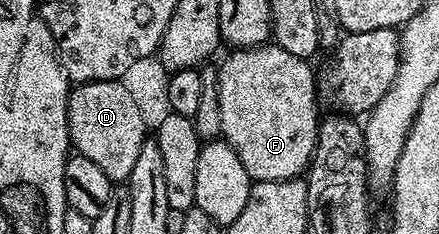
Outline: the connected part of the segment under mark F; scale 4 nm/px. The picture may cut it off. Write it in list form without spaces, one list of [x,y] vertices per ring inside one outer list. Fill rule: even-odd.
[[[273,44],[229,52],[216,66],[221,137],[240,156],[240,164],[254,182],[301,175],[314,156],[320,121],[316,74],[310,71],[311,63]]]

